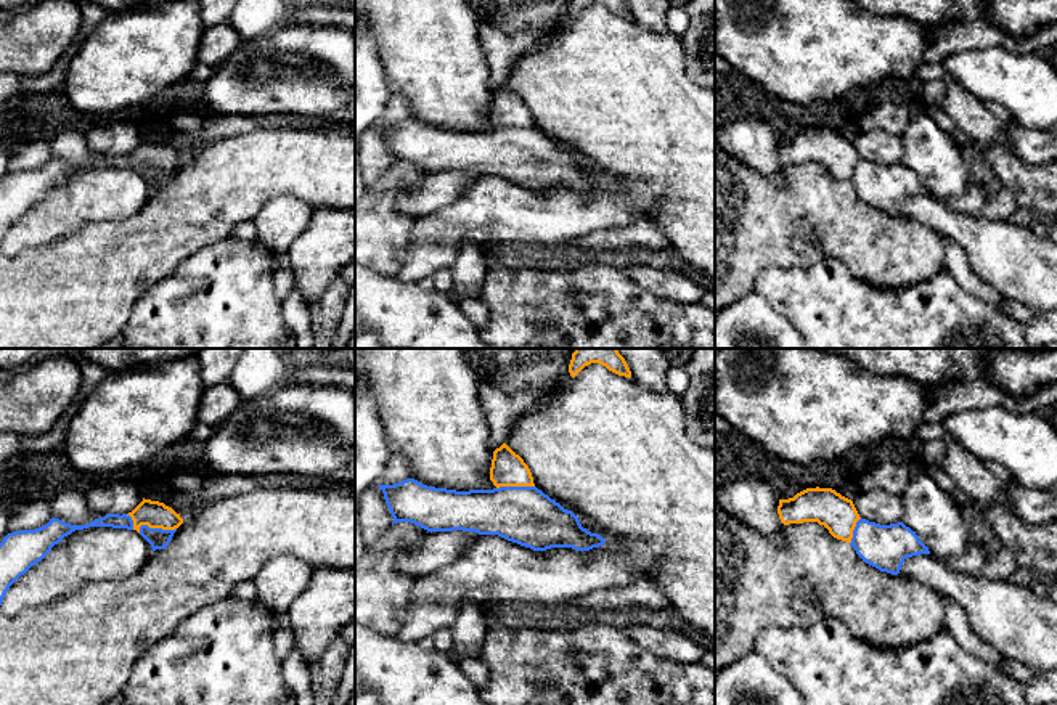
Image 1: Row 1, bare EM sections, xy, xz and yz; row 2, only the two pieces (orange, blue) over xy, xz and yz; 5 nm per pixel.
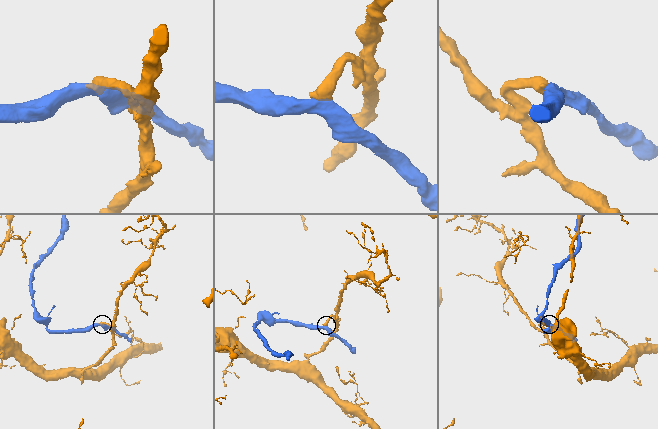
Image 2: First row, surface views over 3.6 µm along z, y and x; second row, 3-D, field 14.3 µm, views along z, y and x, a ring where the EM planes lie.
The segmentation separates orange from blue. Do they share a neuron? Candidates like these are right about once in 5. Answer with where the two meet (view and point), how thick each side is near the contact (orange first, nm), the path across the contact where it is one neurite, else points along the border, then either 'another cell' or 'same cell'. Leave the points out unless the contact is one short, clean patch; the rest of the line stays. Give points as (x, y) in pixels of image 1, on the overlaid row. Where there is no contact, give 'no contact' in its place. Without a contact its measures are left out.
meets orange in xy at (155, 527); 140 nm thick on the orange side, 100 nm on the other; border along xy (175, 527), (150, 529), (142, 525), (138, 532); another cell

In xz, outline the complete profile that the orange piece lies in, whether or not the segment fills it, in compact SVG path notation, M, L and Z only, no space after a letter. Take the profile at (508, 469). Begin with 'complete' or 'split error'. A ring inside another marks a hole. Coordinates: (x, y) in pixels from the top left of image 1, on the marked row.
complete | M506 443L493 451L490 480L496 488L535 487L528 466Z

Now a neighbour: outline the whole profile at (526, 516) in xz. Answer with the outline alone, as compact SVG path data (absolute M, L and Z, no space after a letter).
M414 479L378 487L394 517L392 525L411 522L431 533L463 530L498 535L533 551L590 551L606 543L537 487L456 491L427 487Z

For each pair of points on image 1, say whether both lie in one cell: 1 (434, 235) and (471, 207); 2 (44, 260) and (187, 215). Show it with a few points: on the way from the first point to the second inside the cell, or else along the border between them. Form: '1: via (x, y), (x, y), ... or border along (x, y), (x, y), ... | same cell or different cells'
1: via (444, 232), (461, 217) | same cell
2: via (79, 260), (121, 260), (151, 243) | same cell

